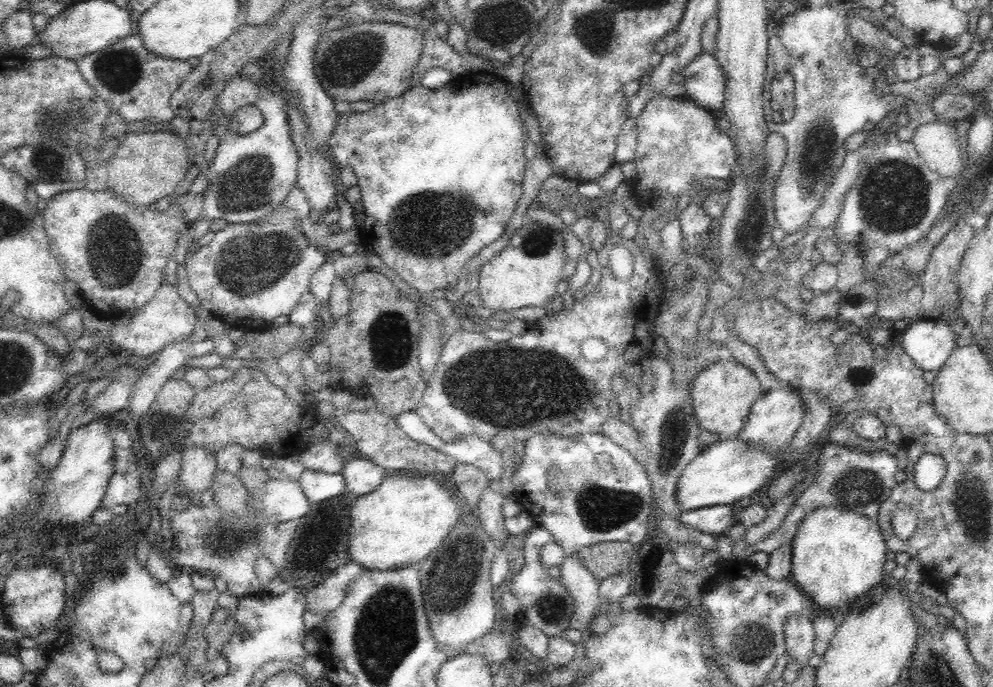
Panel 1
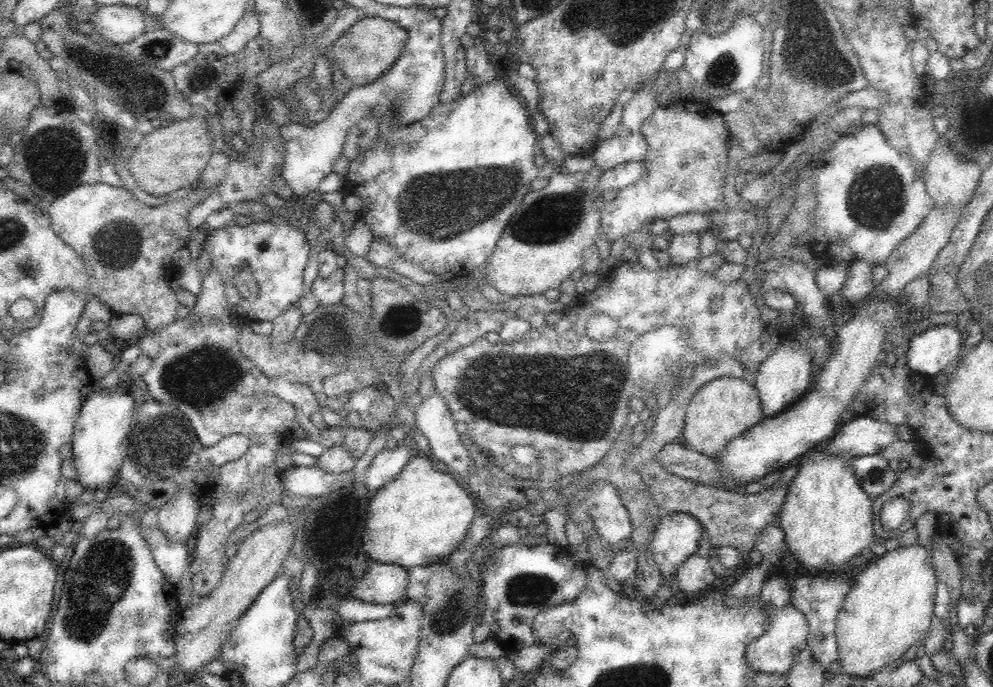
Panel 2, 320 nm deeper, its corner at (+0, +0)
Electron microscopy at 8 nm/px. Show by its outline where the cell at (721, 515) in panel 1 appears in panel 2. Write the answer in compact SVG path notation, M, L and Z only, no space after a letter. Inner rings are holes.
M683 512L662 514L652 534L652 560L660 569L663 584L674 586L679 566L697 552L702 525L697 518Z

